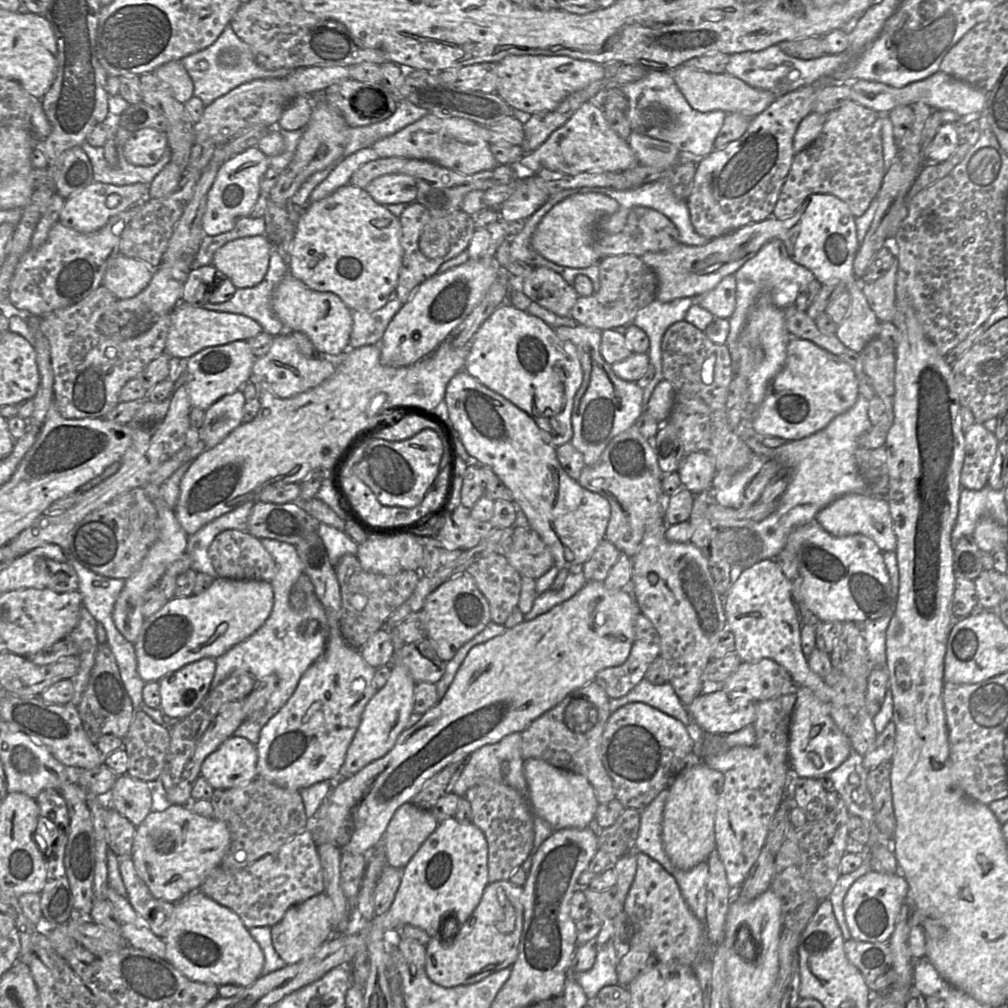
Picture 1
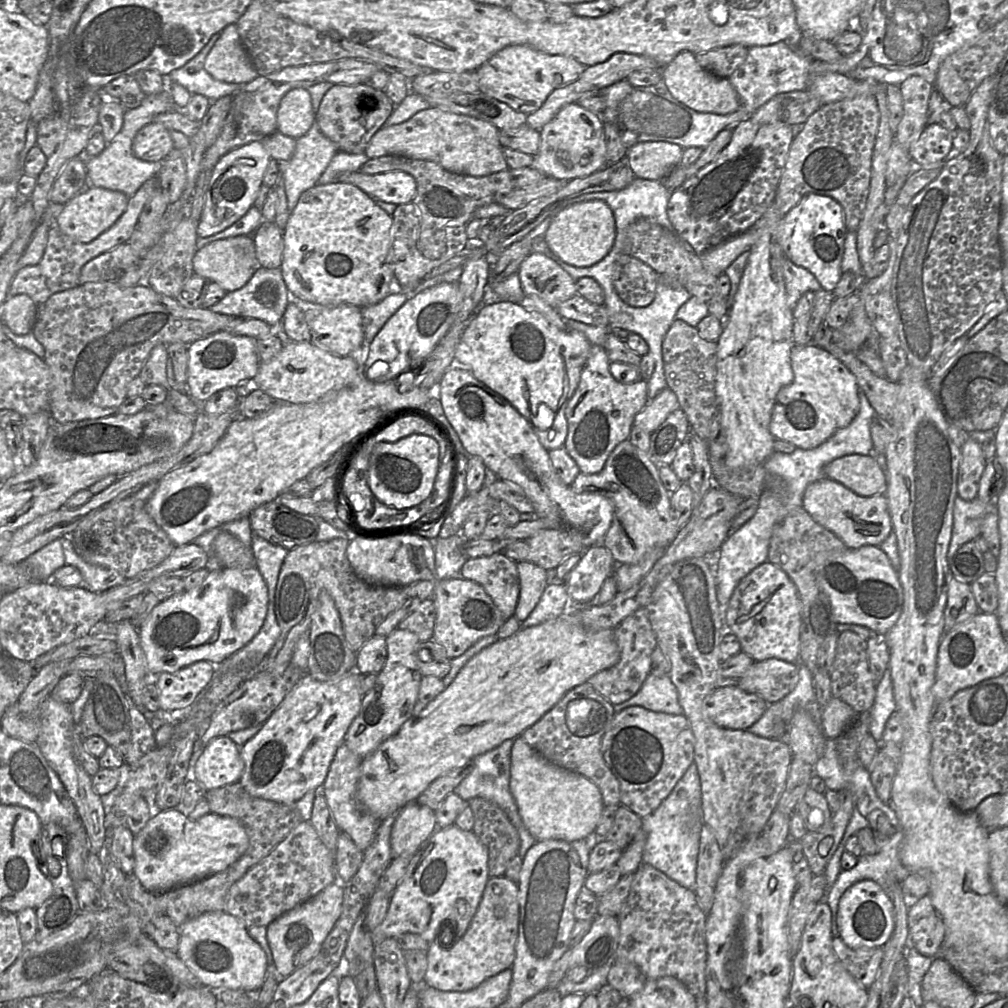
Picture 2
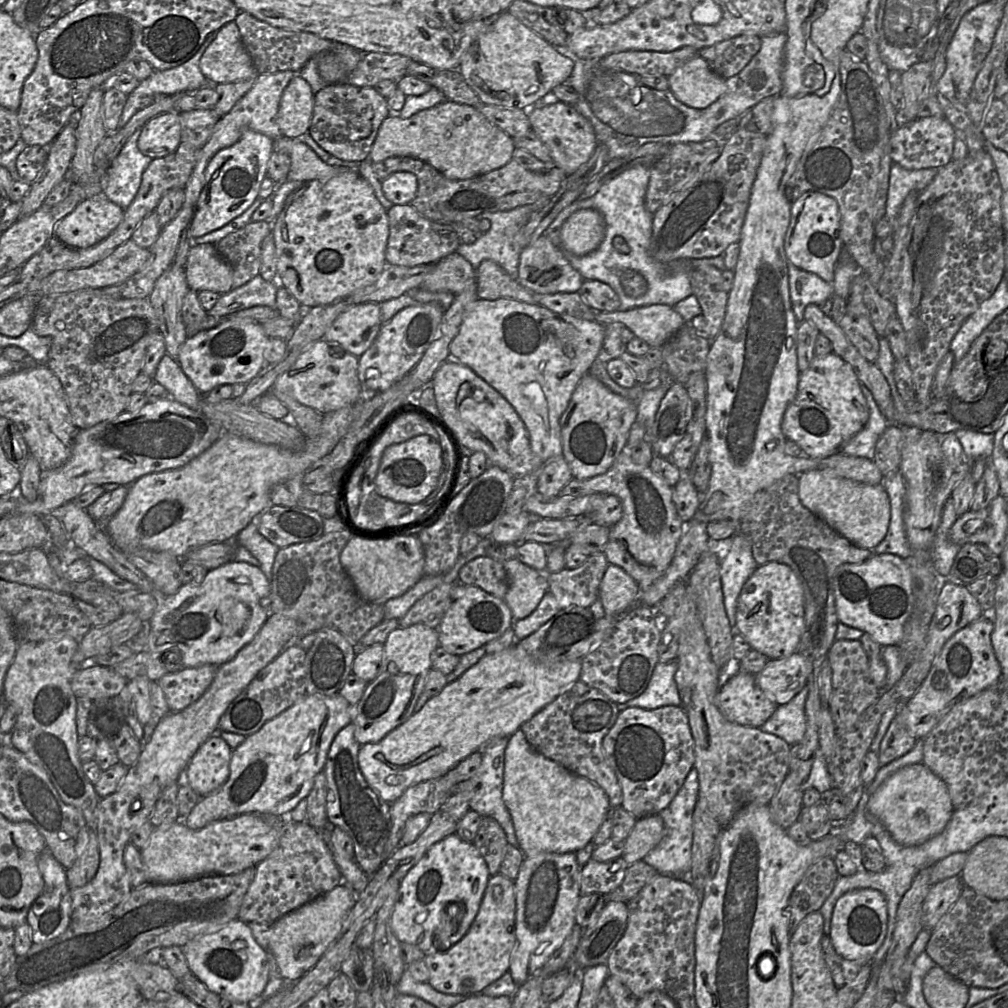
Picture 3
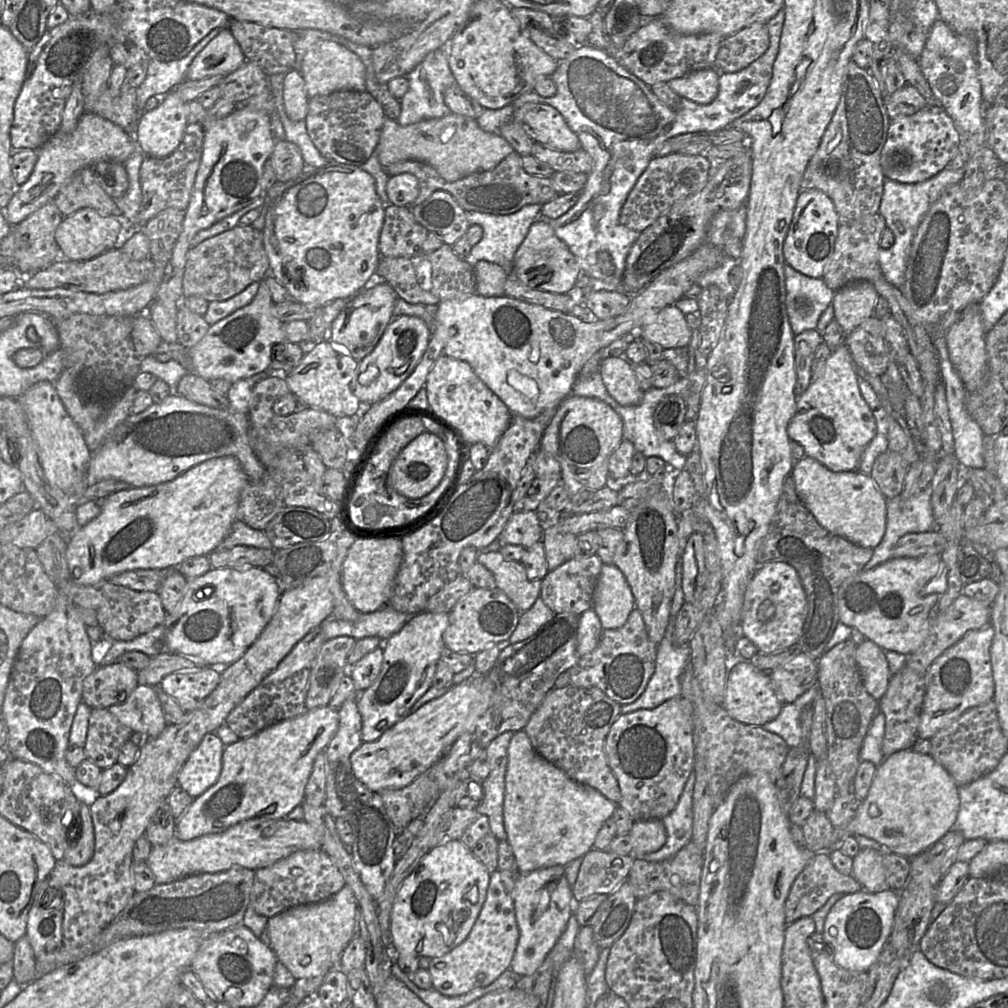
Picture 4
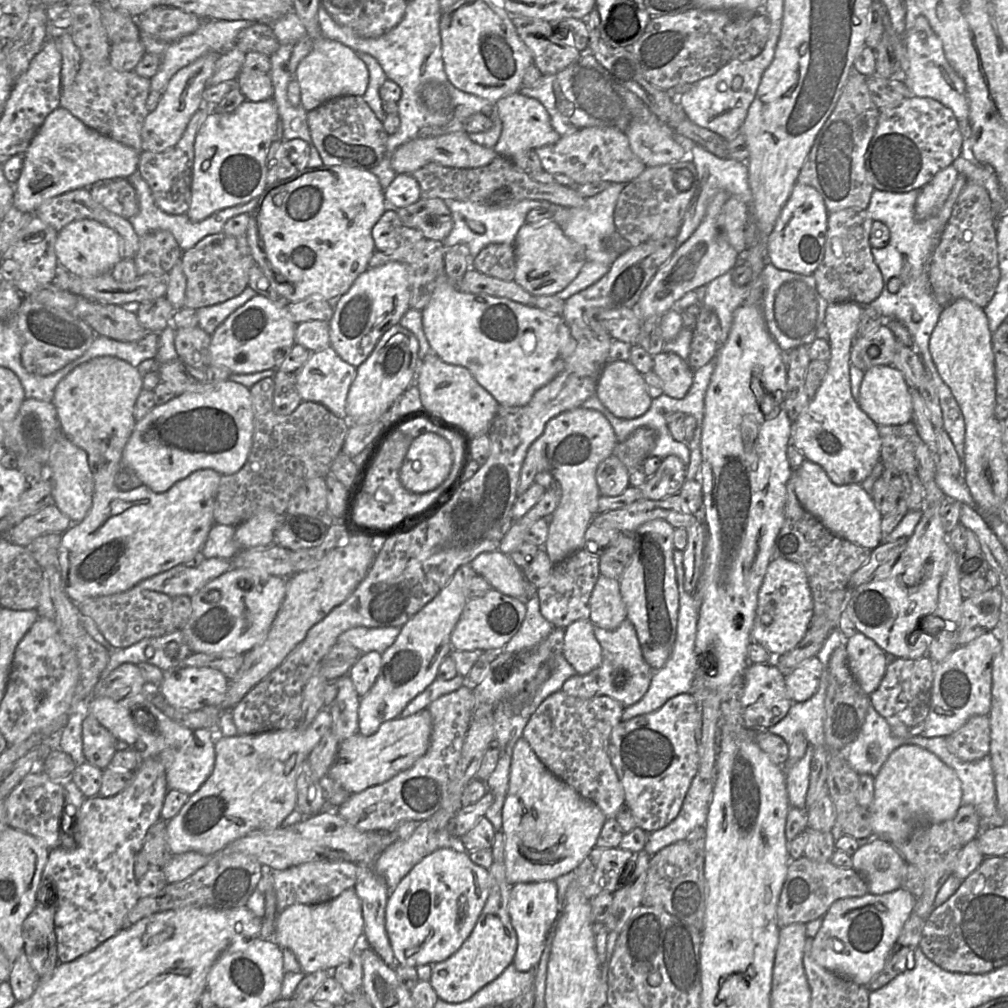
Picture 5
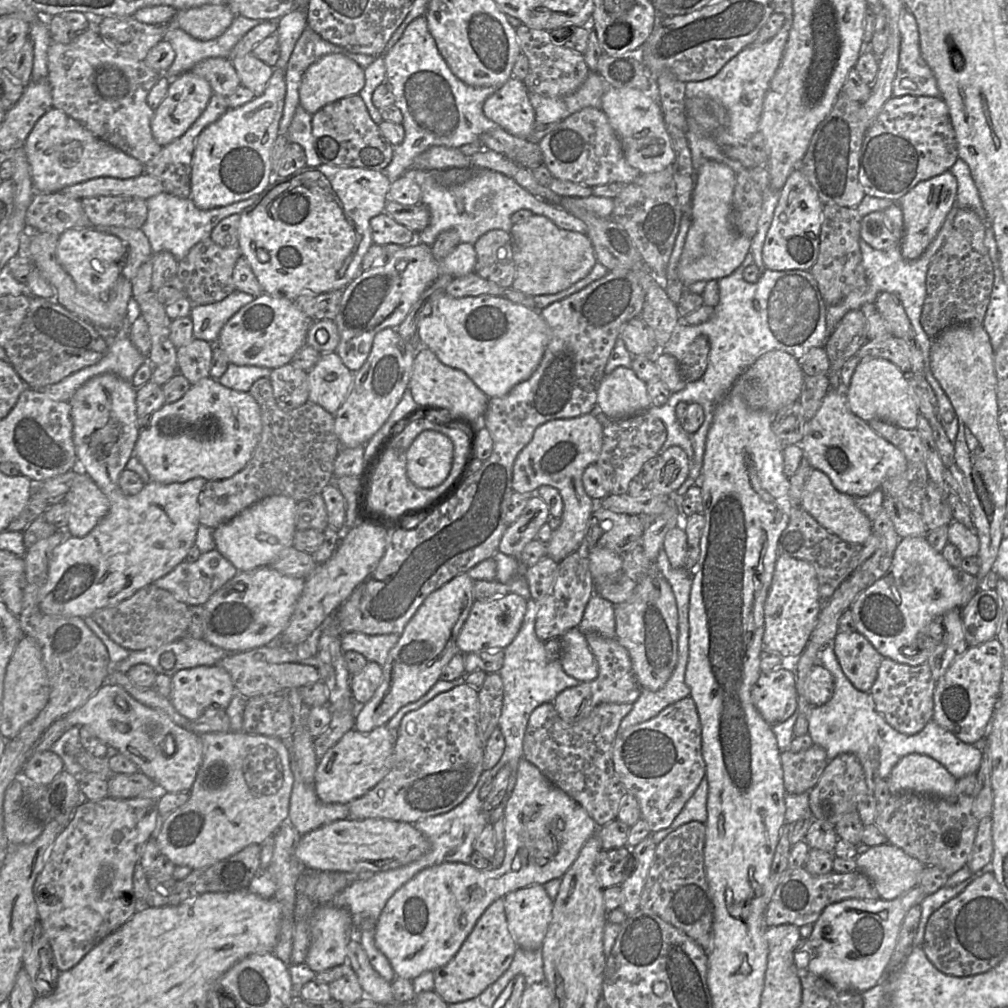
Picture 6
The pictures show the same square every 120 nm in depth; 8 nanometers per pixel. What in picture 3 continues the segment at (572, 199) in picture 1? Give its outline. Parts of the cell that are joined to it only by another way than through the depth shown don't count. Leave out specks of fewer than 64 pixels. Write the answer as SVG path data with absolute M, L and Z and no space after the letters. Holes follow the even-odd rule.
M594 209L571 214L560 230L562 247L577 256L596 250L605 236L605 221Z

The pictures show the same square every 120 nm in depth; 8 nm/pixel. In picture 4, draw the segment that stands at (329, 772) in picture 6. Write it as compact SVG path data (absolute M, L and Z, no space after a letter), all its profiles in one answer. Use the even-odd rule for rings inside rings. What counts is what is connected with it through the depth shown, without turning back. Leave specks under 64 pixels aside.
M473 674L461 683L453 684L445 694L398 721L378 740L363 742L350 757L355 776L373 792L409 785L438 762L460 734L485 713L493 692L494 684L486 675Z

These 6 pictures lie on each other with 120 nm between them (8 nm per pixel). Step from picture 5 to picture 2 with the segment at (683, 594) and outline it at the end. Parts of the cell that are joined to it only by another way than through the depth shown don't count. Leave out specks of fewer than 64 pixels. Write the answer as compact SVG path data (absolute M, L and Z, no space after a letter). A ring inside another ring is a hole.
M649 674L640 690L630 699L614 705L615 712L629 706L642 706L647 710L672 715L683 714L679 704L678 692L669 675Z

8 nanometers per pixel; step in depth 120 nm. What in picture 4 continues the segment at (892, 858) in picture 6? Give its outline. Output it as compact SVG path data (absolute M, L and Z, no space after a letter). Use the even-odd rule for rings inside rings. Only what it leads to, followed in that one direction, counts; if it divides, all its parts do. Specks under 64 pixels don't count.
M871 848L860 849L853 857L852 876L868 892L877 893L890 889L886 881L882 851Z

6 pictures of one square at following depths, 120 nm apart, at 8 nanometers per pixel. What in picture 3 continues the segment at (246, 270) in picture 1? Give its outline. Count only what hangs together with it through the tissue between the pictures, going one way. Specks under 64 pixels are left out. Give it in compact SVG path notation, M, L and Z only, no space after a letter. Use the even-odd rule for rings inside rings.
M212 243L193 244L185 265L189 289L224 294L232 290L233 271Z

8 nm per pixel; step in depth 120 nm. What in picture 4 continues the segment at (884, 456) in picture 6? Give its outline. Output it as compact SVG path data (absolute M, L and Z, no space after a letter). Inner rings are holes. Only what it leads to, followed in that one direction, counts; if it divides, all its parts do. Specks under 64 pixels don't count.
M857 281L835 292L831 305L834 319L845 334L852 332L870 316L878 298L874 285L869 281ZM845 343L837 346L826 361L821 375L798 396L794 416L788 425L788 436L801 444L805 455L834 472L858 470L862 453L876 434L876 420L863 398L857 369Z

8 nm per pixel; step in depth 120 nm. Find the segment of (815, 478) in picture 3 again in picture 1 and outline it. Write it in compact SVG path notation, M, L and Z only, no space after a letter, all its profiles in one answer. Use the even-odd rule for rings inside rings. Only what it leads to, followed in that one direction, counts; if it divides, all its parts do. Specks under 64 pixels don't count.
M857 493L846 494L819 511L815 519L833 536L842 537L862 534L871 538L882 552L896 552L897 538L893 529L889 503L885 496Z

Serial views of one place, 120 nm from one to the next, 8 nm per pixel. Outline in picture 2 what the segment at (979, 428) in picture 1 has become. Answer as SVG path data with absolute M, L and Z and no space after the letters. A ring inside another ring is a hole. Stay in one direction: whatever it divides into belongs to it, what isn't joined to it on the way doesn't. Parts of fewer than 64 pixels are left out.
M968 436L962 448L962 459L958 473L958 496L966 501L977 497L980 479L985 470L987 459L982 444Z

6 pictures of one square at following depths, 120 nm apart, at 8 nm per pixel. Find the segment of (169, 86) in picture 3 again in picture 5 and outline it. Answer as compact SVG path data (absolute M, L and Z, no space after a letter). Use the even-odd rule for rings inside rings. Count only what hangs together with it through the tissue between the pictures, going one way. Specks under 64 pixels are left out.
M203 20L198 30L174 42L160 41L150 34L140 31L140 41L143 43L146 53L155 54L161 58L157 73L150 78L150 91L162 92L176 72L190 65L199 57L207 53L223 53L233 45L241 30L250 27L254 23L257 22L249 20Z

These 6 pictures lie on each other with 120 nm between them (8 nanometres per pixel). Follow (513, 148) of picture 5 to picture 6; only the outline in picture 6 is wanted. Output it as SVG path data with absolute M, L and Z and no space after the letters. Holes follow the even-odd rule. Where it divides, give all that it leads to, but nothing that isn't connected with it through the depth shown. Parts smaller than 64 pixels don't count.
M511 77L483 104L483 113L510 134L526 139L532 131L535 112L523 81Z

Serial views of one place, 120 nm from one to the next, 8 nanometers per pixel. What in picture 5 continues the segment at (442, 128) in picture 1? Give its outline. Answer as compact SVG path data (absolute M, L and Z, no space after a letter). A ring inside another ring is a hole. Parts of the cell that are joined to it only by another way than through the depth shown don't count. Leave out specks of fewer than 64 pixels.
M464 131L452 132L436 137L417 138L400 145L391 157L391 165L396 174L412 174L428 163L437 163L452 168L478 168L489 164L498 155L493 148L473 142Z

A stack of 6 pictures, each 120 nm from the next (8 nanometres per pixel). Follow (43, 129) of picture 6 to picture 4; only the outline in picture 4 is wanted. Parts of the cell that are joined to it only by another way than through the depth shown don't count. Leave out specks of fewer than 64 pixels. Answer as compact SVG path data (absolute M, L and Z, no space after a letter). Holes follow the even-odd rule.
M84 112L70 133L55 133L39 150L35 167L26 182L21 184L7 204L7 221L16 225L44 206L72 179L79 170L93 167L101 161L124 163L137 149L131 134L118 125L91 112Z

